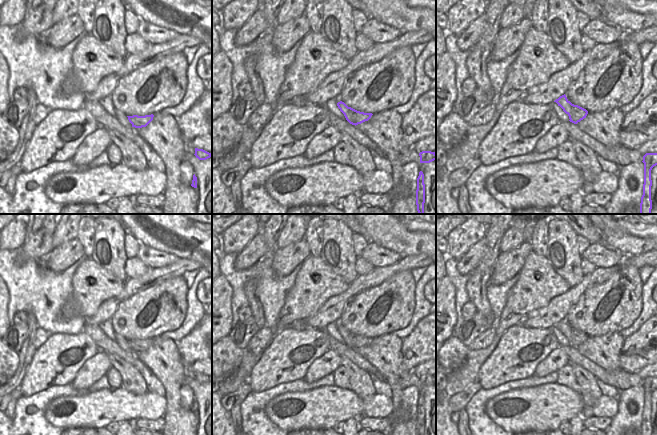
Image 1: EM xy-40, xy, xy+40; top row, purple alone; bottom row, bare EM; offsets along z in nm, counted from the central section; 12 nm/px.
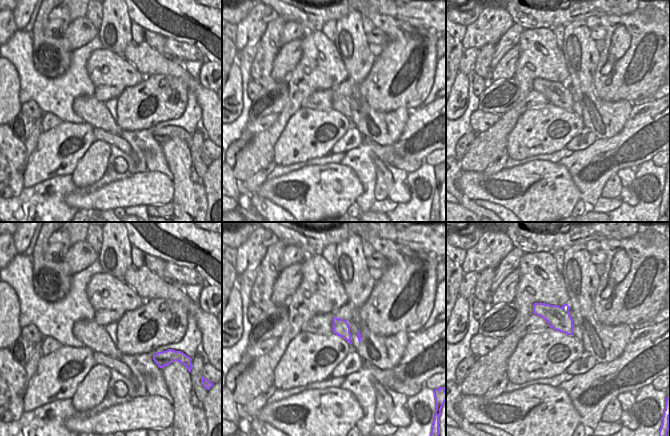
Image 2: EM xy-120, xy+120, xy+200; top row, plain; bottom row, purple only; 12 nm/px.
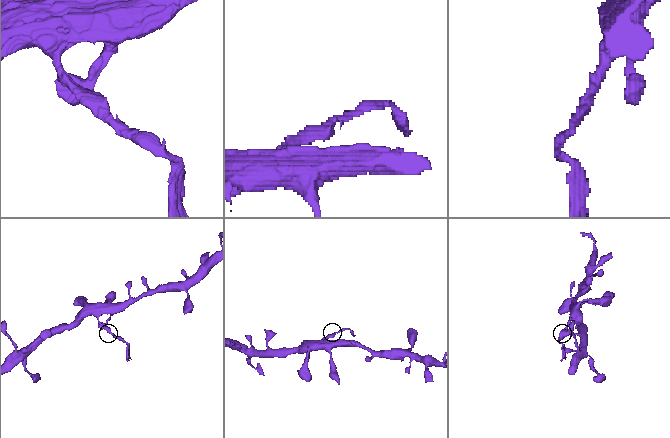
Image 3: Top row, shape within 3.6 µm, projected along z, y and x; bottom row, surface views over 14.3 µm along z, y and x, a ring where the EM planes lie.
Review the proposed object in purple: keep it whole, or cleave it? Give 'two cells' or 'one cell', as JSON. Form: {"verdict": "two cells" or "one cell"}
{"verdict": "two cells"}

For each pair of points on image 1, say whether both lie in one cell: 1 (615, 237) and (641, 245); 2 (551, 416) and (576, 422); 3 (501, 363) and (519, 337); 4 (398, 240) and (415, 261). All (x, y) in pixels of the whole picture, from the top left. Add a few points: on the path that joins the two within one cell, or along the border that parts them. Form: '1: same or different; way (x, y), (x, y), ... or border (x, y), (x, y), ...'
1: same; way (621, 241), (628, 245), (635, 245)
2: different; border (580, 415), (574, 416), (569, 421)
3: same; way (507, 357), (519, 343)
4: different; border (425, 254), (404, 255), (401, 257)

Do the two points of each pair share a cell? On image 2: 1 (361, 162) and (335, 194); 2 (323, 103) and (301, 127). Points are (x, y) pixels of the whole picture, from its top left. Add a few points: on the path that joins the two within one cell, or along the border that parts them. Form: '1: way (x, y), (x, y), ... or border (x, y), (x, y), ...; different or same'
1: border (340, 163), (348, 166), (357, 176), (362, 193); different
2: border (302, 107), (316, 110), (332, 109); different

